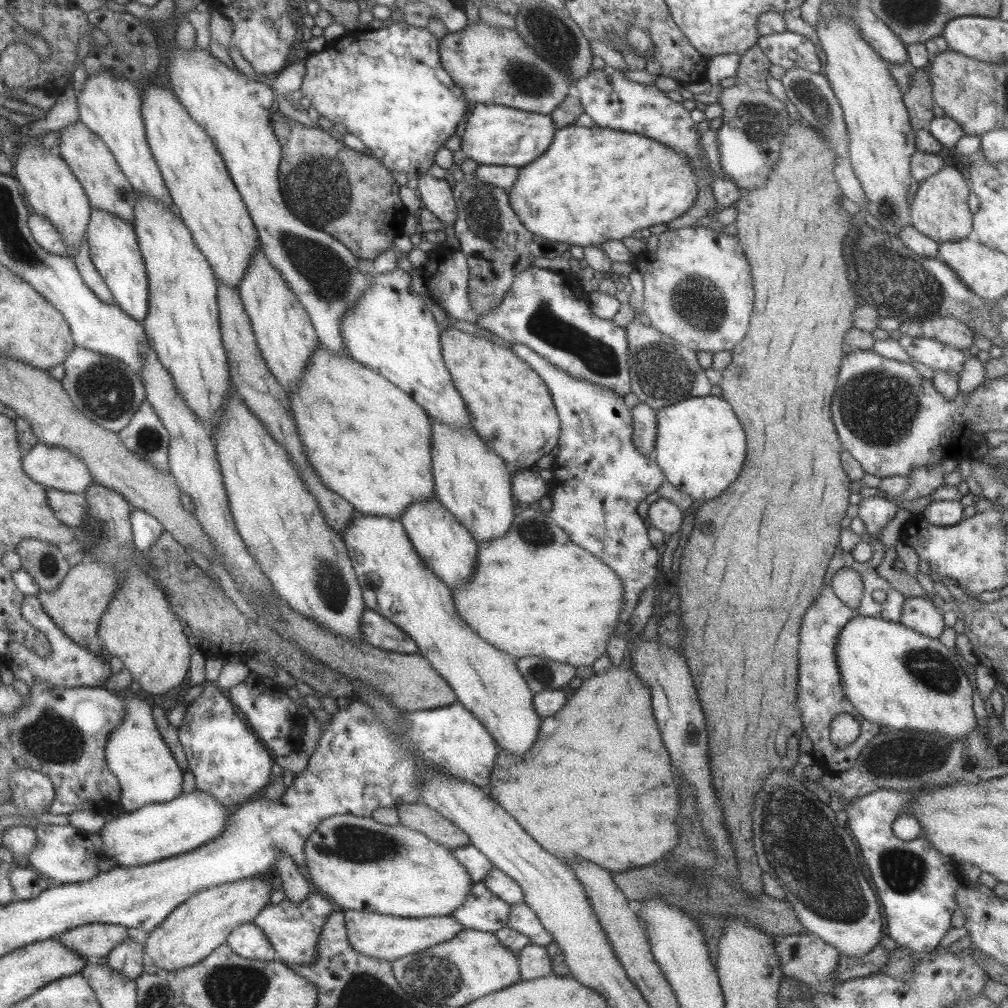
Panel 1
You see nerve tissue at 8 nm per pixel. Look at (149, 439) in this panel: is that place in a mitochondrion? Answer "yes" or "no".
yes

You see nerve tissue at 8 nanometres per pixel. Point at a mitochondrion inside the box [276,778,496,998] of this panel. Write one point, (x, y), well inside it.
(358, 843)

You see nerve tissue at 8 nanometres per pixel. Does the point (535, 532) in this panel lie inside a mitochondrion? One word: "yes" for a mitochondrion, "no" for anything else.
yes

